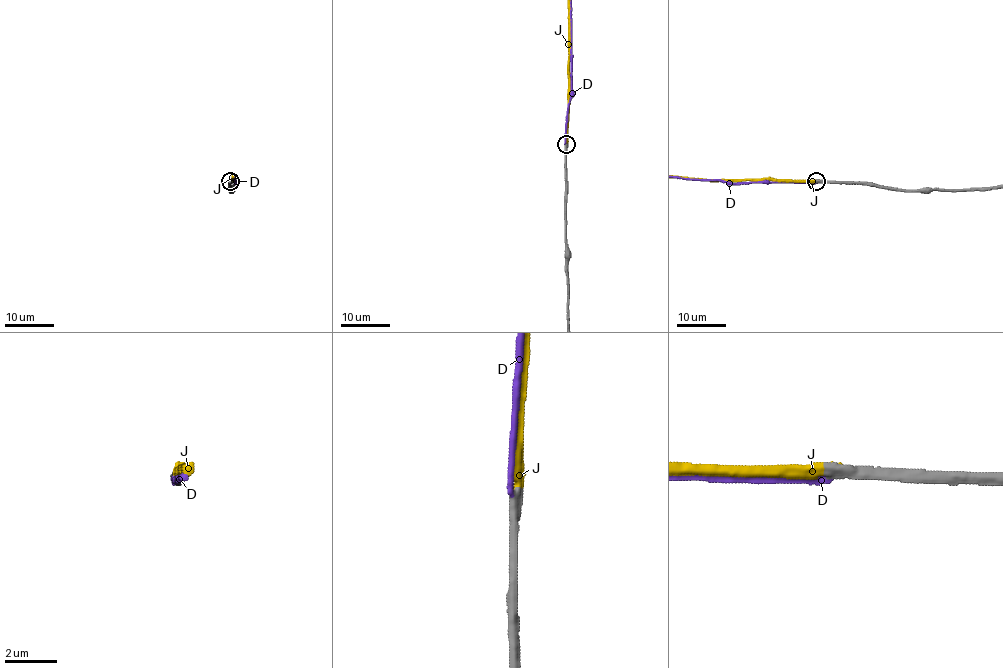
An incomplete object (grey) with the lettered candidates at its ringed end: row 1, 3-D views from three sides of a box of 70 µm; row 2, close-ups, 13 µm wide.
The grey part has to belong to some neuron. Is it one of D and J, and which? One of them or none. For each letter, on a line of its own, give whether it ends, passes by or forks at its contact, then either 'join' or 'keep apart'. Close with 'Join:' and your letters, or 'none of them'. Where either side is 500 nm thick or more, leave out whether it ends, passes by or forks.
D: it ends there; keep apart
J: it ends there; join
Join: J

